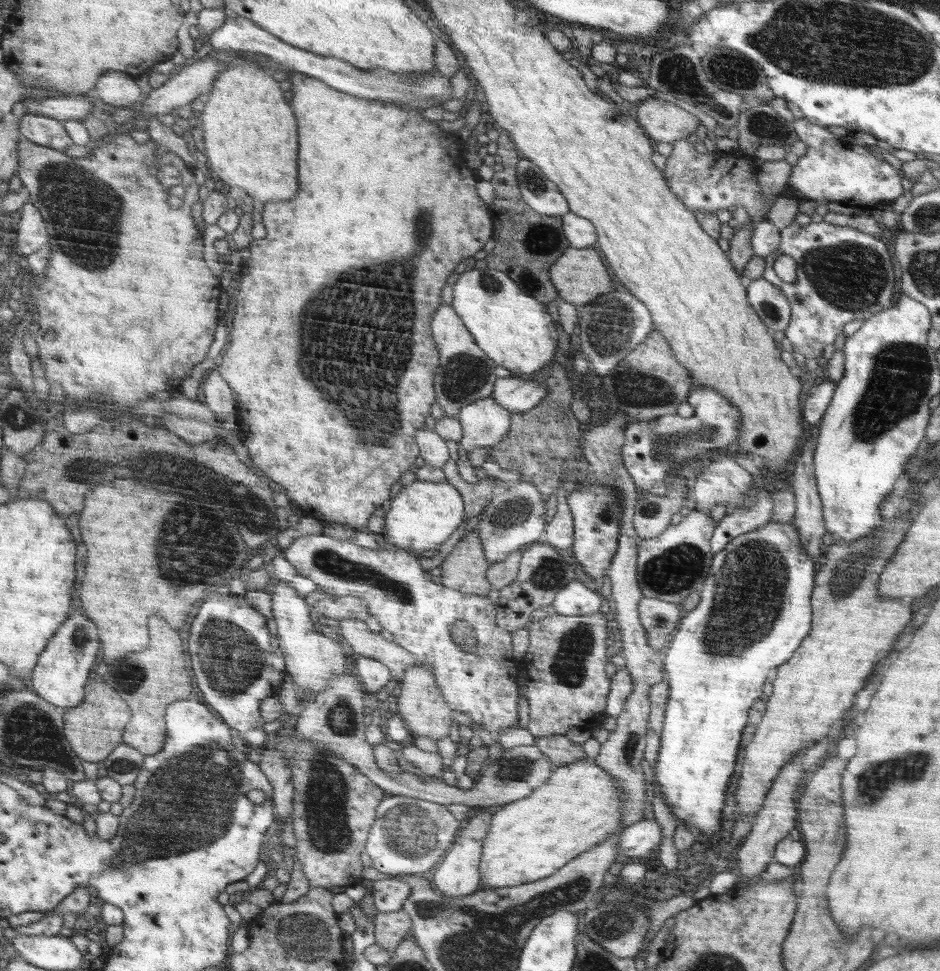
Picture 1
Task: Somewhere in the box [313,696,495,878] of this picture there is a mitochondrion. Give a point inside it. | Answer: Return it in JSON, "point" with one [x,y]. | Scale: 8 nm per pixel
{"point":[411,831]}

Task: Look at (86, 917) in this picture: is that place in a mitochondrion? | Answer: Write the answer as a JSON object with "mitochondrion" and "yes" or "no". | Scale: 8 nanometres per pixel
{"mitochondrion":"no"}

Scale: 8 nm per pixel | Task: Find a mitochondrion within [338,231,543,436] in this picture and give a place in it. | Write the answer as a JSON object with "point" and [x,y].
{"point":[465,375]}

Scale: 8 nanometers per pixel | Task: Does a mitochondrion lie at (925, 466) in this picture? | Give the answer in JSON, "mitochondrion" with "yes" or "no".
{"mitochondrion":"yes"}

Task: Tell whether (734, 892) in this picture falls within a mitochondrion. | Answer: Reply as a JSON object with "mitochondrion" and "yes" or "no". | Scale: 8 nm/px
{"mitochondrion":"no"}

